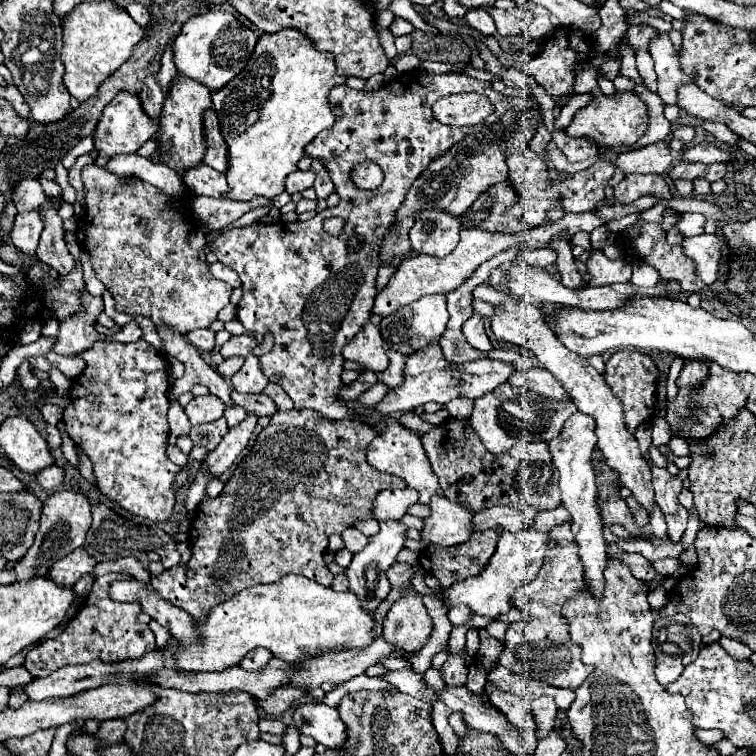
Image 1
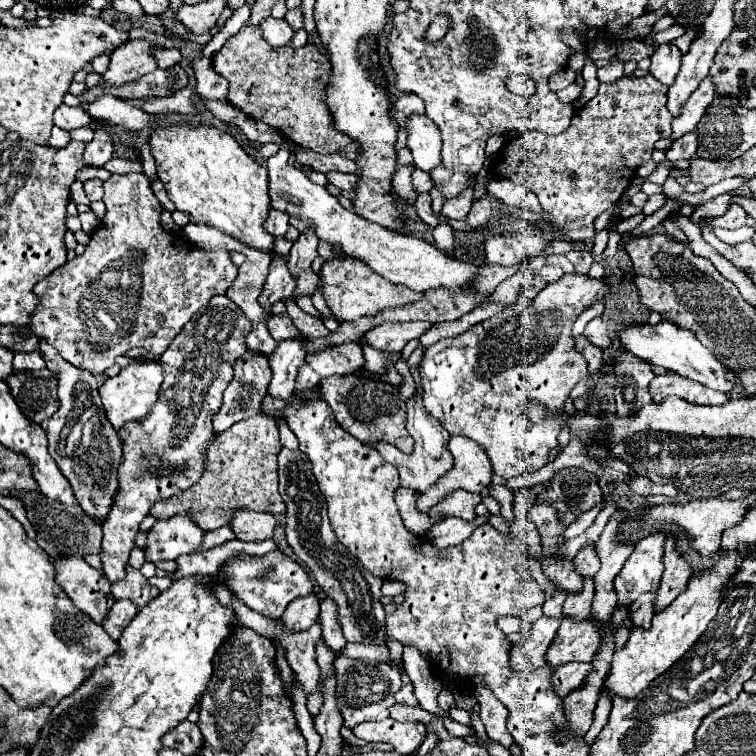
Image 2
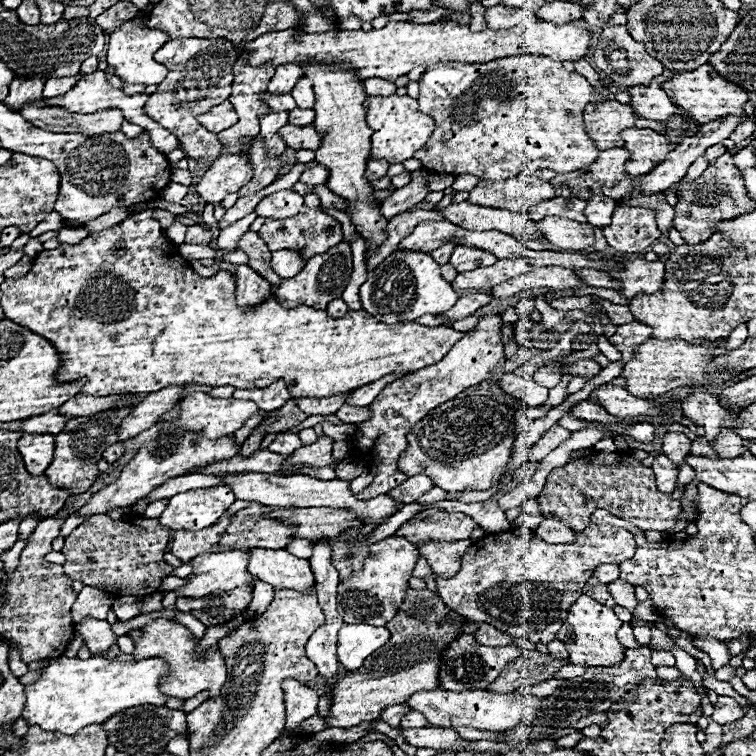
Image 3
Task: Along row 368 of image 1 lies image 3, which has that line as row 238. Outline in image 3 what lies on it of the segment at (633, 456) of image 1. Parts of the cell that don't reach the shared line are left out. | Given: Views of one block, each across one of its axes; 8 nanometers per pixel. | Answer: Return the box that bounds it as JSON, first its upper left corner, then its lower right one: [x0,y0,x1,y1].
[536,218,594,250]

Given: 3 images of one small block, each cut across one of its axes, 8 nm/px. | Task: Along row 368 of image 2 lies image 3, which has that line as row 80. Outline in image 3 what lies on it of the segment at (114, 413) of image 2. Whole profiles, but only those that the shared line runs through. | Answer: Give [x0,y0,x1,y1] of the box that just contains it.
[106,14,170,86]

